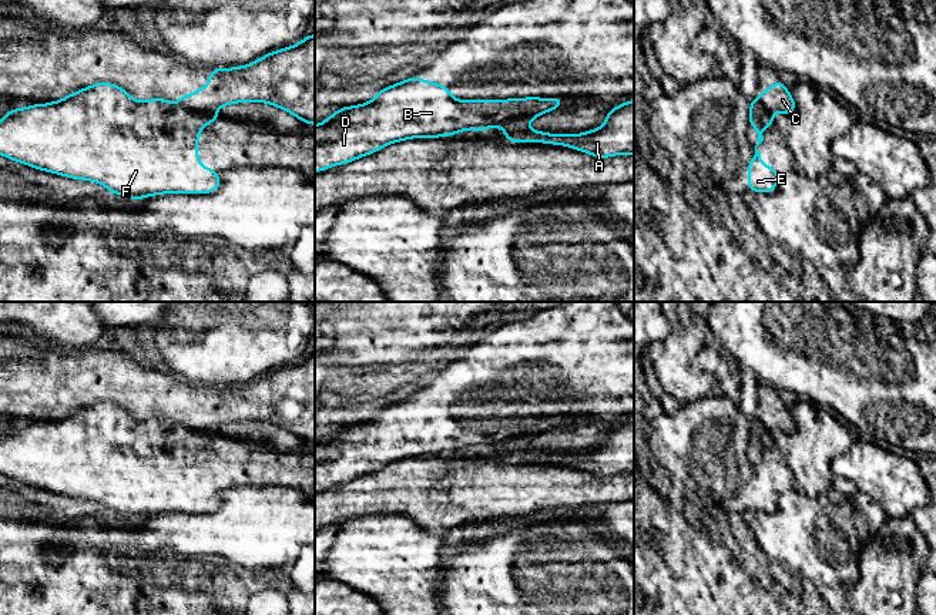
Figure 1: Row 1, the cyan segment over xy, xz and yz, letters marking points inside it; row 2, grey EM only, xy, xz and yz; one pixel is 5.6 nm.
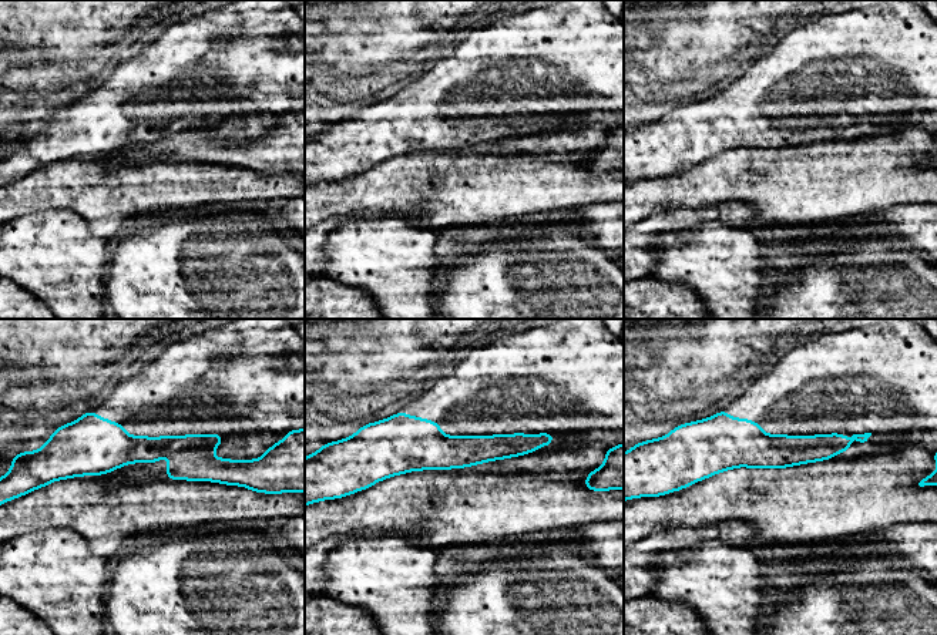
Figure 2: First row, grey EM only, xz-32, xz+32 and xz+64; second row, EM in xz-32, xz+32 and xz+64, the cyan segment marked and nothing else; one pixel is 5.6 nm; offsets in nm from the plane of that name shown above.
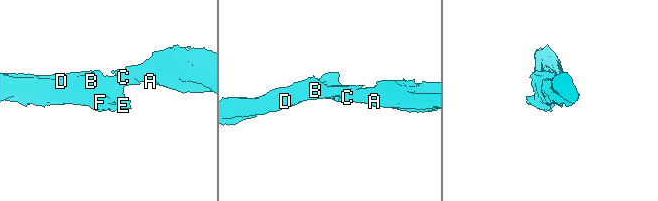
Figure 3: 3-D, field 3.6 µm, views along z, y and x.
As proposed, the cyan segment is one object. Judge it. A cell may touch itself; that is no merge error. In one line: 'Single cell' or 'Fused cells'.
Fused cells

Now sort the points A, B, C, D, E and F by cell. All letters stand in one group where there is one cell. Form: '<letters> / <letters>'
A C / B D E F

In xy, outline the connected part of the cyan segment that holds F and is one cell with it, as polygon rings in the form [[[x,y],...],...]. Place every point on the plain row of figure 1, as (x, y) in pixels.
[[[95,401],[58,420],[10,427],[0,438],[0,474],[36,488],[98,501],[114,514],[128,514],[132,520],[161,512],[211,512],[219,507],[221,495],[201,484],[197,463],[201,448],[218,437],[215,431],[194,430],[164,417],[137,420],[115,403]]]

